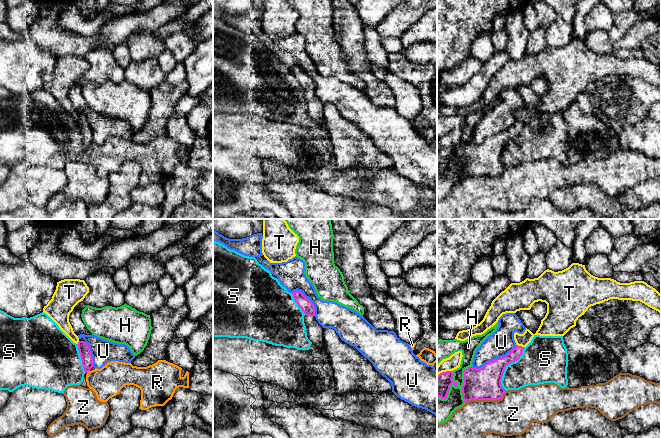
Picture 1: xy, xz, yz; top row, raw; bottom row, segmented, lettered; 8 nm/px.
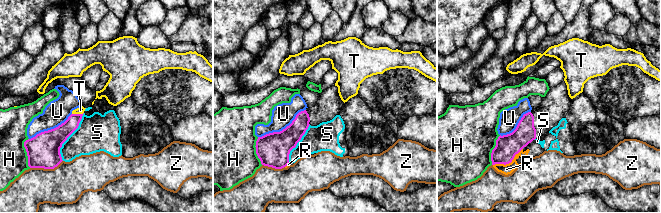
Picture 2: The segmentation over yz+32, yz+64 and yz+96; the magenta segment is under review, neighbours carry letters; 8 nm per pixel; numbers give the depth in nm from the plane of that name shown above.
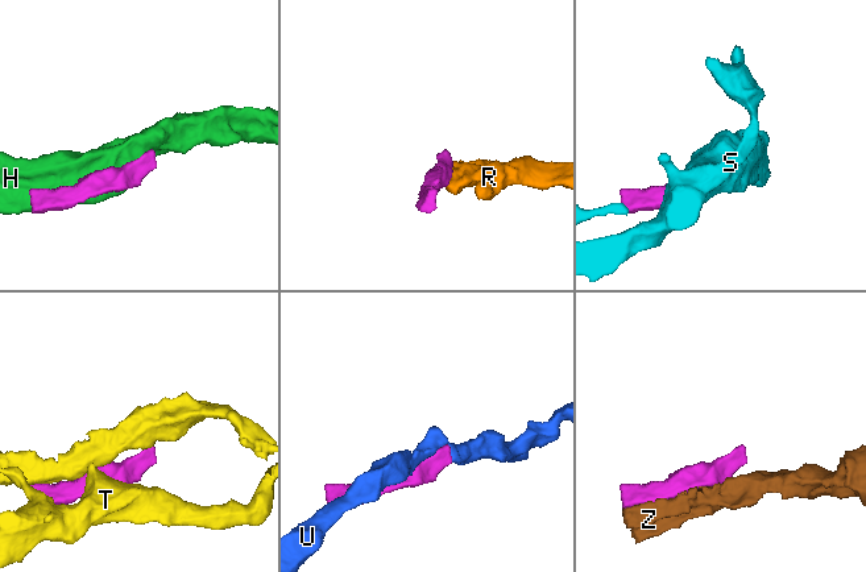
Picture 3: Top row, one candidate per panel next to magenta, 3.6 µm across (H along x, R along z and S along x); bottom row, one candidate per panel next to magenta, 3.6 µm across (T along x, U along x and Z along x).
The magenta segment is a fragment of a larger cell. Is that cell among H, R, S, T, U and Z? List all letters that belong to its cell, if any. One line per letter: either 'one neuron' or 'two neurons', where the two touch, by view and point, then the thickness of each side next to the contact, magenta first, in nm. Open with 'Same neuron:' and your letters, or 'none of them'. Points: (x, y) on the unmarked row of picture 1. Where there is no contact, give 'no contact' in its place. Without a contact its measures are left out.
Same neuron: none of them
H: two neurons; contact yz (464, 159); calibres 260 and 140 nm
R: two neurons; contact xy (88, 147); calibres 100 and 240 nm
S: two neurons; contact yz (505, 143); calibres 260 and 300 nm
T: two neurons; contact yz (520, 122); calibres 120 and 110 nm
U: two neurons; contact yz (495, 135); calibres 260 and 200 nm
Z: two neurons; contact yz (487, 175); calibres 260 and 320 nm

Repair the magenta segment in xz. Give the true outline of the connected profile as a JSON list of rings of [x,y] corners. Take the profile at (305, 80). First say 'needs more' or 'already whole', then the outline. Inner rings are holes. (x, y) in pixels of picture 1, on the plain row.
needs more | [[[294,67],[292,69],[295,78],[304,88],[304,99],[308,115],[318,125],[324,123],[323,106],[324,104],[318,99],[315,94],[315,83],[312,78],[306,74],[301,67]]]

